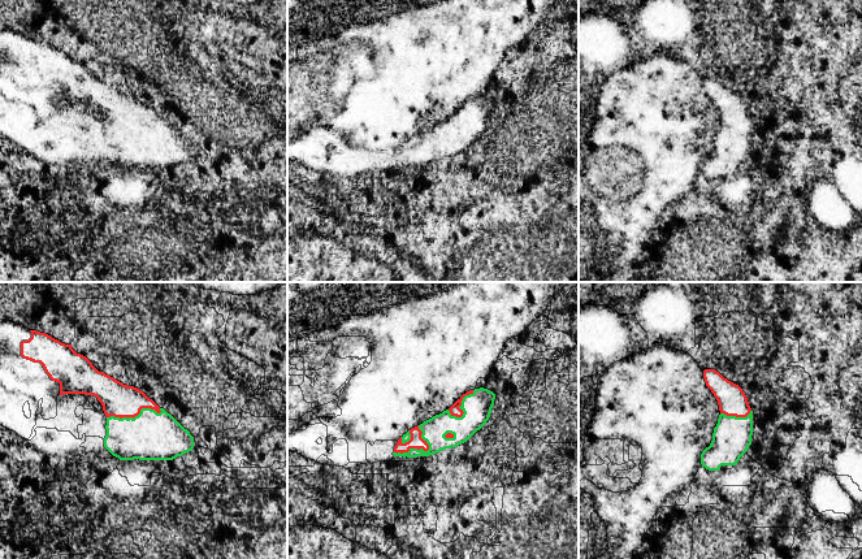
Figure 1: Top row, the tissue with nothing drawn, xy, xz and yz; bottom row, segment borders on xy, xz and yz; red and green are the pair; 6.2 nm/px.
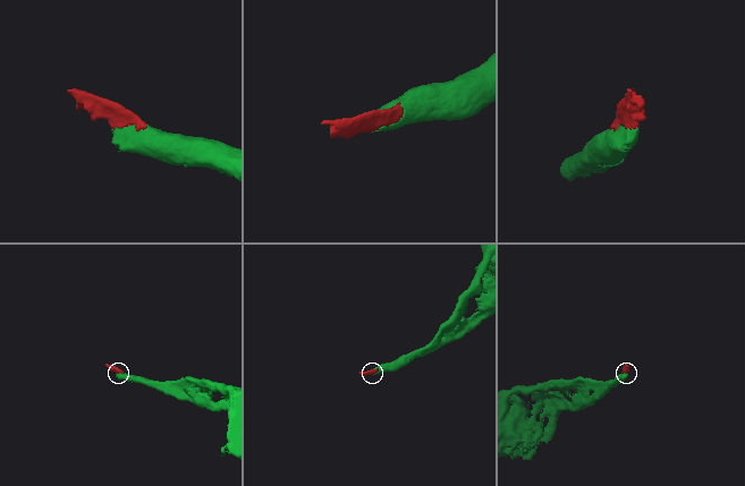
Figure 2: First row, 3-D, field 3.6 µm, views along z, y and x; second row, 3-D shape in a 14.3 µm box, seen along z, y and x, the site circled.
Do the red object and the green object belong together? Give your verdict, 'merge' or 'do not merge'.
merge

